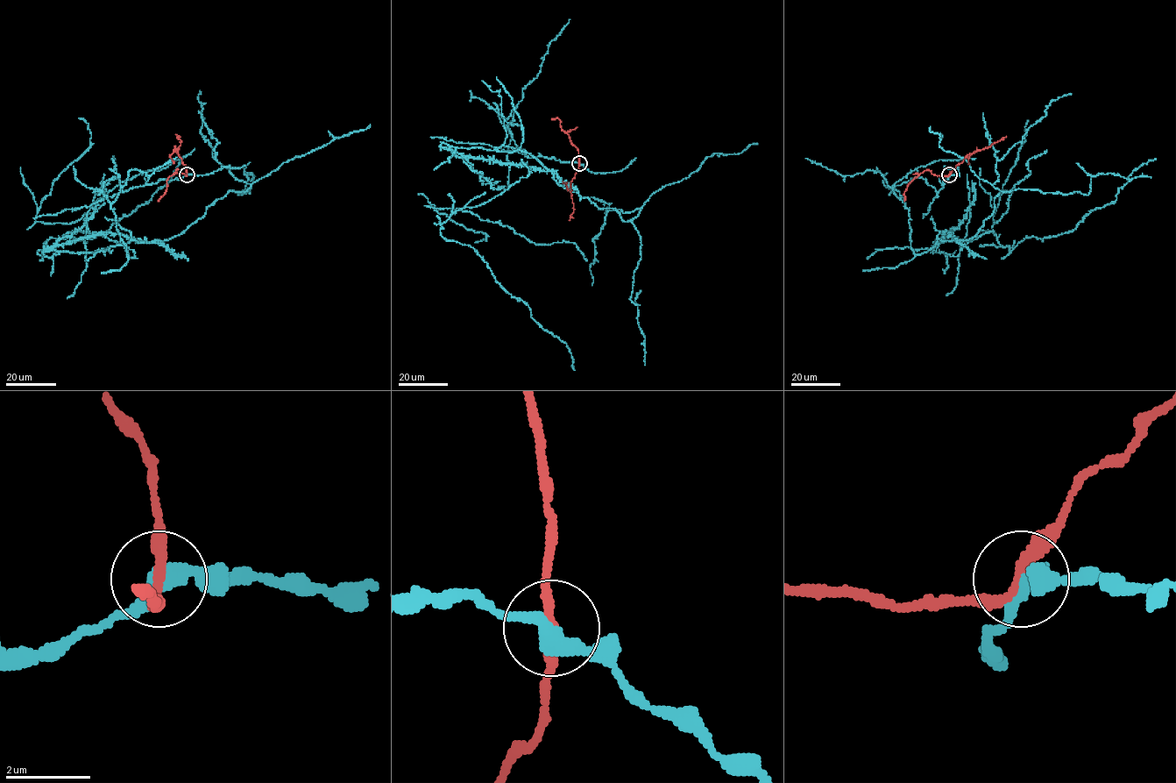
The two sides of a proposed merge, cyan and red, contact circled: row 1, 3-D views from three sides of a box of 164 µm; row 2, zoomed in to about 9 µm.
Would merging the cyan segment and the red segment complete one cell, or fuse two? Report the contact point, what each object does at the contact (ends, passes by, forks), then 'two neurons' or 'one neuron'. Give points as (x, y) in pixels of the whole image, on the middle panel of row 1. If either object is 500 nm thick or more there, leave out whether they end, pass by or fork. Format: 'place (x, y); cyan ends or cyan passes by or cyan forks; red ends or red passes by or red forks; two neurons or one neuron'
place (579, 163); cyan passes by; red passes by; two neurons

